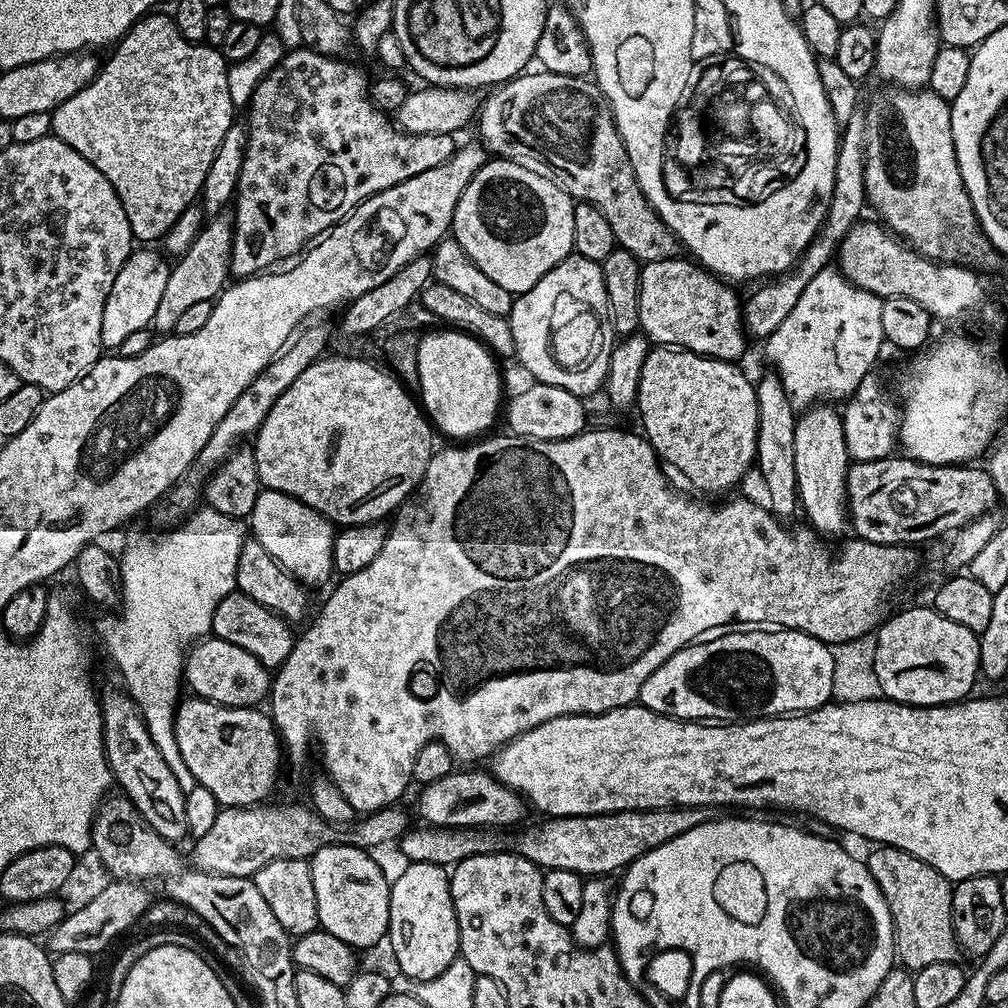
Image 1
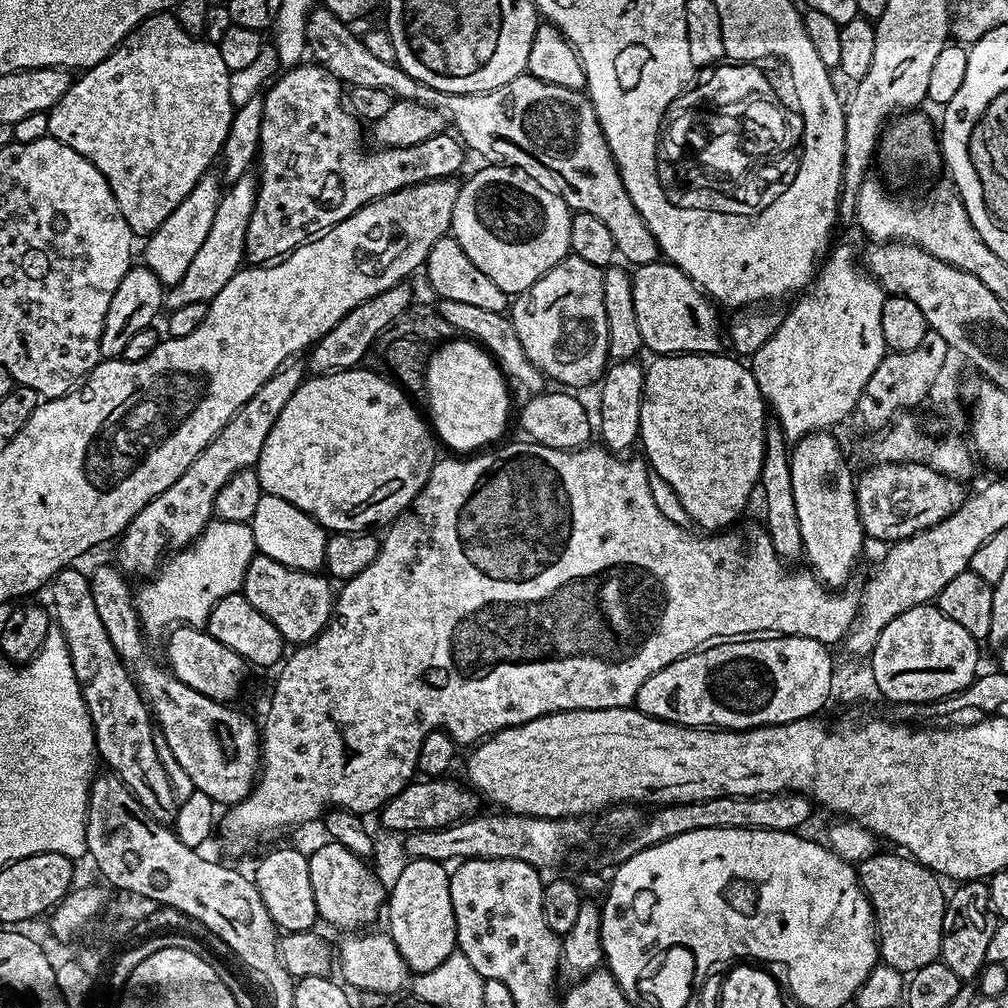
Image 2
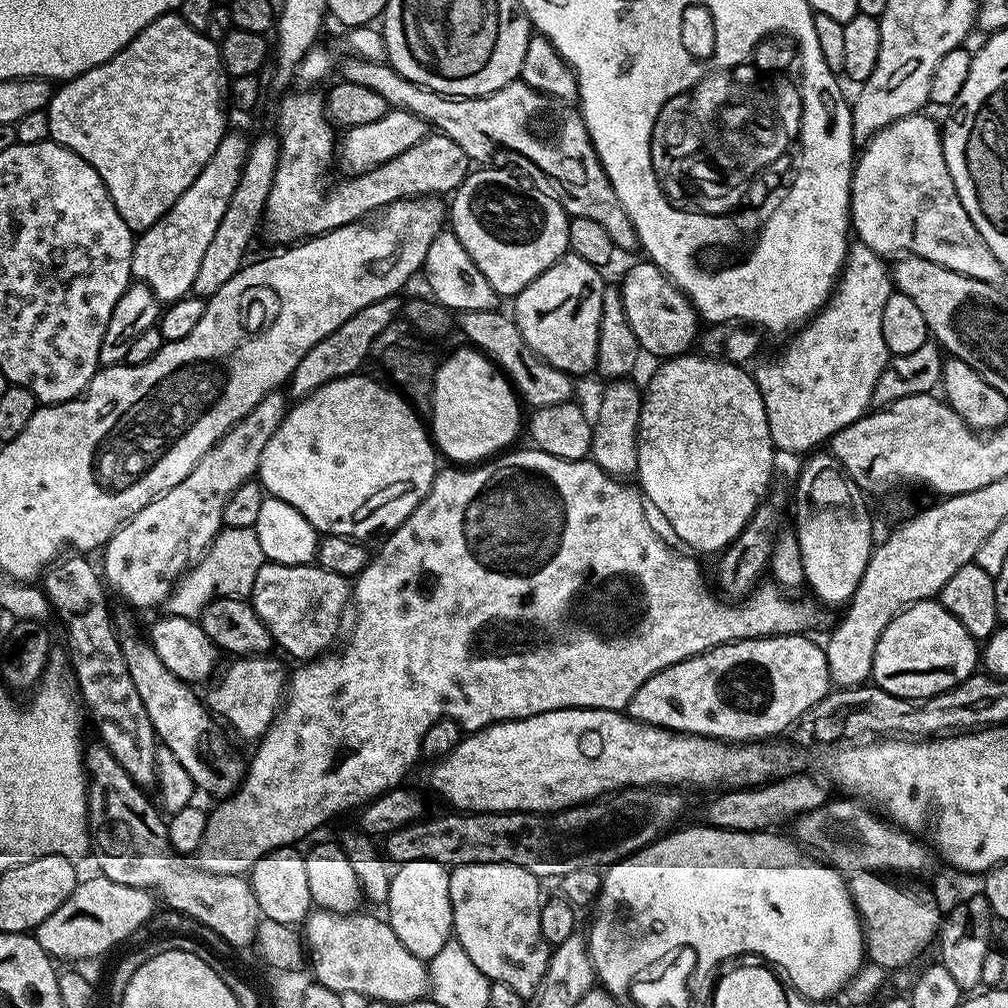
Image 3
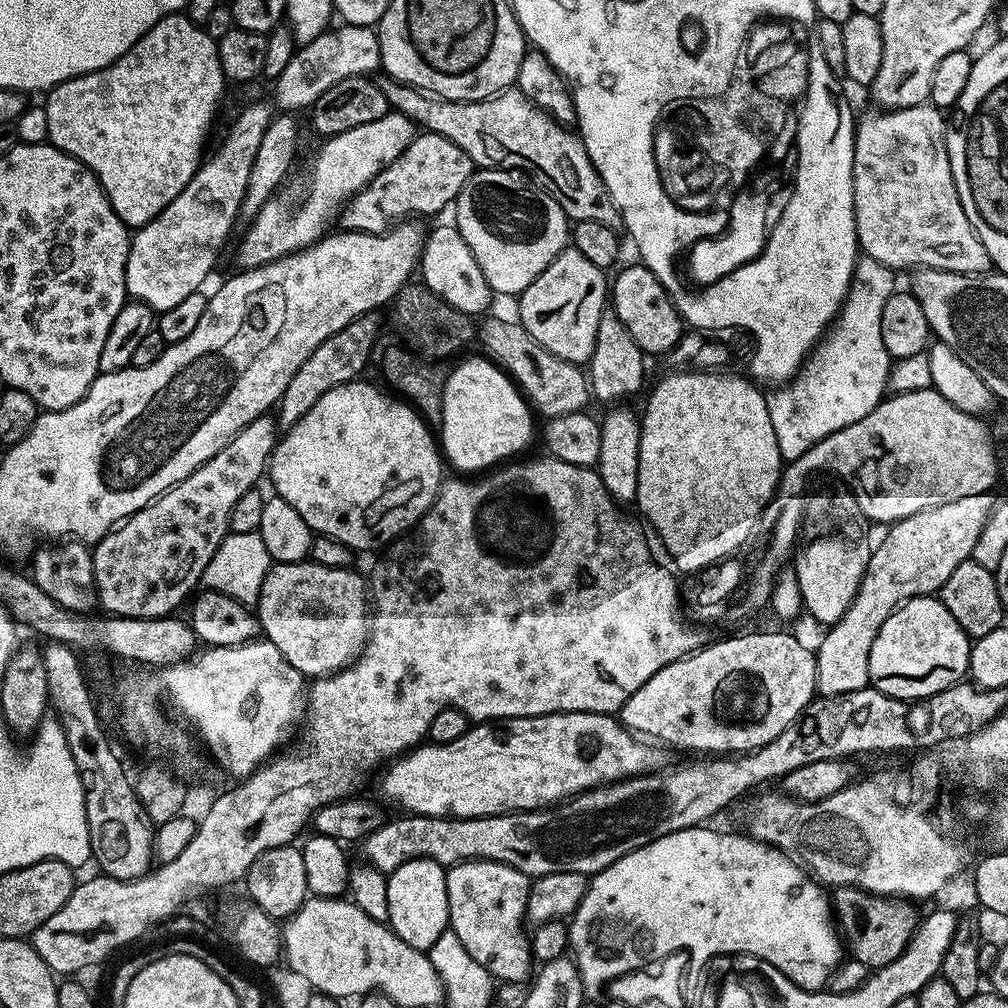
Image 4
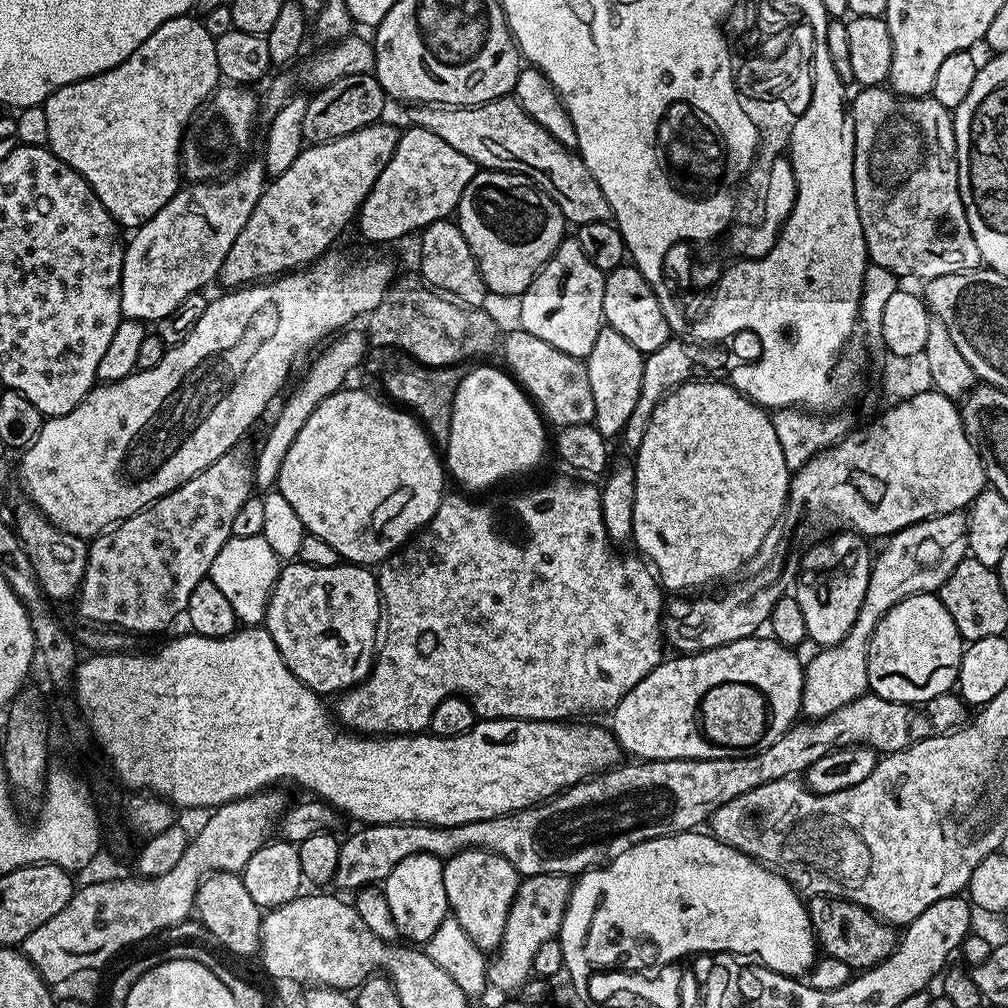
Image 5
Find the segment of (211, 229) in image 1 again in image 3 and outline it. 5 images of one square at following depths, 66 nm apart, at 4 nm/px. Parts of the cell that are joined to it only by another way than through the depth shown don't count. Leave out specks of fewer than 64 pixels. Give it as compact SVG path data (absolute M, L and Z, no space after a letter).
M279 135L260 136L251 141L248 149L248 157L244 163L244 169L238 180L238 186L234 186L234 195L230 198L230 206L226 206L226 214L222 214L222 222L218 224L218 231L202 258L202 266L198 266L198 278L194 278L192 292L197 297L207 298L213 296L218 289L226 286L230 278L239 272L245 263L244 255L252 244L256 232L261 231L264 218L266 198L270 196L270 190L274 186L274 174L280 157Z

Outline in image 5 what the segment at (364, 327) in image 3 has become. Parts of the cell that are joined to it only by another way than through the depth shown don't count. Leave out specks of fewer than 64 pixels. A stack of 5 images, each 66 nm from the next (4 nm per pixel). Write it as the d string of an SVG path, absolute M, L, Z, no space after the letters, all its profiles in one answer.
M341 331L339 335L329 339L319 349L320 357L305 370L304 377L297 382L296 389L289 394L288 401L281 406L280 413L277 414L276 421L273 422L272 429L268 432L268 437L260 444L260 453L257 451L254 456L252 483L257 493L270 492L277 487L276 479L282 470L282 462L286 458L286 453L290 451L290 446L294 446L294 438L298 438L298 430L306 426L306 418L314 414L318 402L326 402L330 394L339 392L349 383L348 375L363 362L364 355L370 352L367 335L363 331L352 331Z

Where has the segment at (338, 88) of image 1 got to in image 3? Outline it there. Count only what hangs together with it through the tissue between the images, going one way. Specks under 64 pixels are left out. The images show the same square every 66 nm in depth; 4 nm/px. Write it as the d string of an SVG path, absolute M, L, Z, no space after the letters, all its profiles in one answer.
M316 90L300 91L304 92L287 93L289 96L281 102L280 113L276 116L276 124L280 127L280 157L274 174L274 186L270 190L270 196L266 198L262 221L263 235L268 235L274 243L280 244L276 246L291 246L309 236L319 236L320 233L329 232L338 226L355 224L361 218L387 208L396 200L444 194L440 192L455 193L468 177L470 161L462 146L458 146L458 142L454 142L448 136L429 134L422 142L410 146L410 150L390 158L369 172L361 172L348 178L352 180L340 180L337 184L331 184L328 181L328 167L331 166L332 160L334 164L334 157L338 152L338 132L324 110L324 96L316 93Z

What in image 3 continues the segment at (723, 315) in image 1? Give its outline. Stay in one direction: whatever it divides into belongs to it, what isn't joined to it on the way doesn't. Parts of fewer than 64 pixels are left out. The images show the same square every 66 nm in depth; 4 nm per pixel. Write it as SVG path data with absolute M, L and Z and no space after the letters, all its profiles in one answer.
M651 262L636 264L624 276L624 281L618 284L622 304L626 310L626 318L630 328L634 330L634 338L638 338L641 349L652 356L671 358L682 356L688 348L697 343L698 327L697 313L687 296L668 279L658 265Z

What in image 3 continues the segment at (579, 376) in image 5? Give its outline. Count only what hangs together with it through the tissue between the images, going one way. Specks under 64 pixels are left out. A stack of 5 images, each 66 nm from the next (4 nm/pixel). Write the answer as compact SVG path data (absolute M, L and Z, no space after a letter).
M470 310L459 313L458 332L465 336L469 345L483 352L514 385L515 391L525 401L532 403L533 409L546 406L558 406L569 403L573 399L573 377L566 372L559 372L554 366L545 362L538 353L522 338L515 319L511 315L503 316L500 310Z

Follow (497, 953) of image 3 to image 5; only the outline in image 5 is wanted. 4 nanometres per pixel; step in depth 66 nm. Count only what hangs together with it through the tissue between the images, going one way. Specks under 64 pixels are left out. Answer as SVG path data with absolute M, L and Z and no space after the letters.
M468 848L464 852L459 852L457 856L447 857L444 865L444 881L451 915L460 923L462 930L470 934L470 938L479 948L495 950L500 947L508 925L510 906L514 902L517 890L520 889L521 879L520 873L514 870L514 866L510 866L510 862L506 862L506 858L493 852L486 852L483 848Z

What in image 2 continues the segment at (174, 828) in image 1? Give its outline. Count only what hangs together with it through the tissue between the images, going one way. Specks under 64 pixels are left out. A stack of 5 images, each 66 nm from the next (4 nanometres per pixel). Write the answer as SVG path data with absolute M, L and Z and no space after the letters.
M69 566L53 576L52 604L50 612L54 617L55 627L60 629L66 646L72 655L74 674L84 689L84 701L94 726L96 750L101 761L142 802L144 809L158 822L171 825L176 818L178 801L166 768L156 749L157 729L150 705L136 686L128 665L120 659L118 650L114 650L114 642L110 642L110 634L106 626L102 626L101 615L94 606L91 594L89 573L79 572L79 567Z

